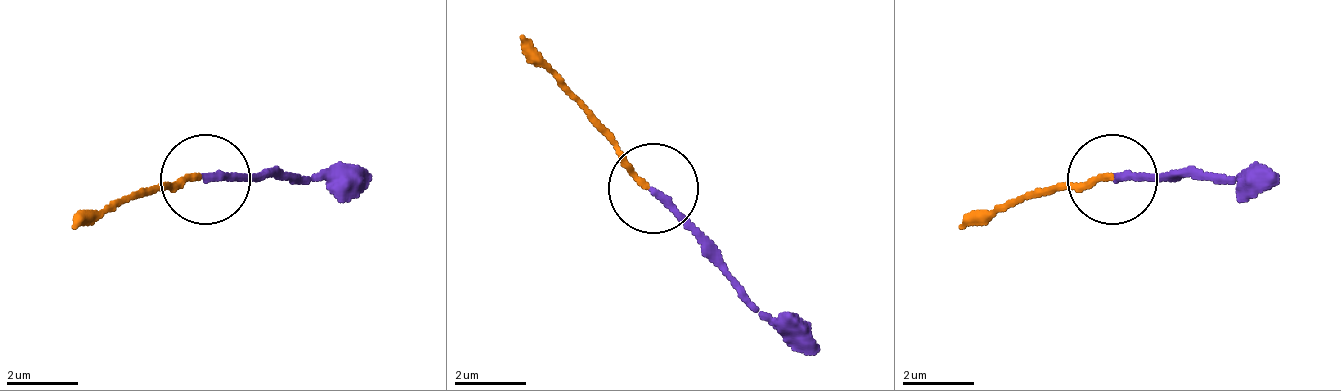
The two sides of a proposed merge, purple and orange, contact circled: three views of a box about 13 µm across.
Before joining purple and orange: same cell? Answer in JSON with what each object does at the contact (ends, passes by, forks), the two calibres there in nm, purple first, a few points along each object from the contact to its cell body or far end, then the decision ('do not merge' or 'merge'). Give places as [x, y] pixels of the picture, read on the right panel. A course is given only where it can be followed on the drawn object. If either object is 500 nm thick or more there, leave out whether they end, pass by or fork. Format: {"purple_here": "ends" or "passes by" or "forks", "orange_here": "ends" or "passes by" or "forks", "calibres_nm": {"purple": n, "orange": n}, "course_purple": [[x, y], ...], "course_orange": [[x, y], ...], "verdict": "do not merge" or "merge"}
{"purple_here": "ends", "orange_here": "ends", "calibres_nm": {"purple": 220, "orange": 170}, "course_purple": [[1114, 177], [1276, 177]], "course_orange": [[1114, 177], [1033, 186], [961, 231]], "verdict": "do not merge"}

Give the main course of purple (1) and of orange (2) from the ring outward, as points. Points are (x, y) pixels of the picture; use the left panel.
1: (202, 177), (373, 177)
2: (202, 177), (139, 186), (76, 231)

